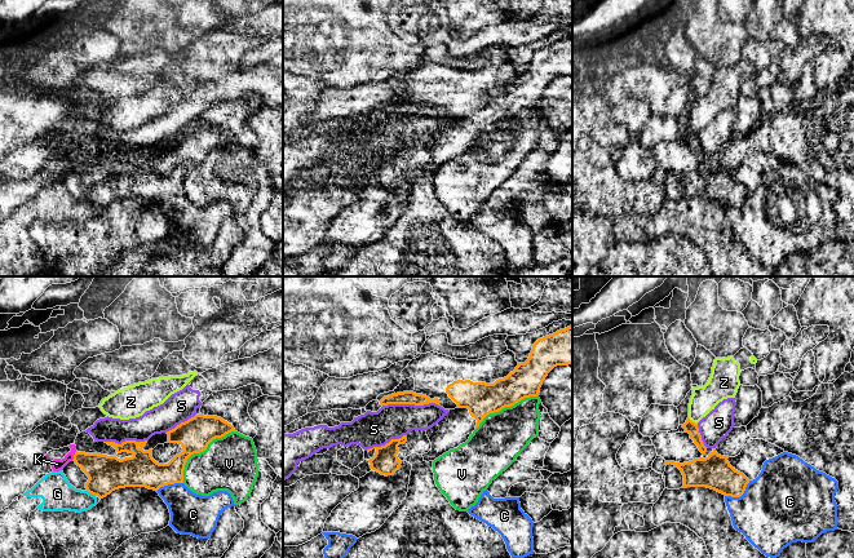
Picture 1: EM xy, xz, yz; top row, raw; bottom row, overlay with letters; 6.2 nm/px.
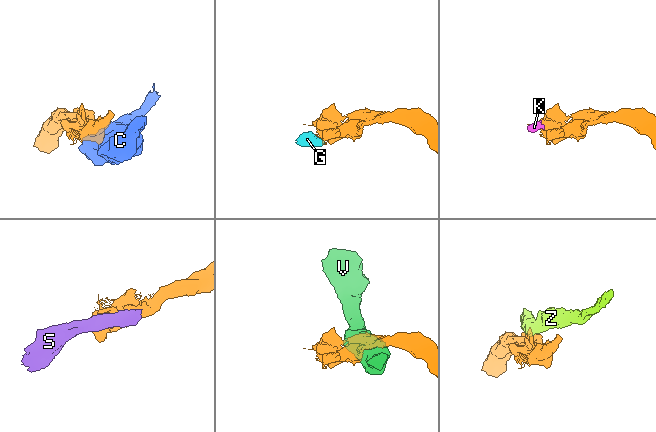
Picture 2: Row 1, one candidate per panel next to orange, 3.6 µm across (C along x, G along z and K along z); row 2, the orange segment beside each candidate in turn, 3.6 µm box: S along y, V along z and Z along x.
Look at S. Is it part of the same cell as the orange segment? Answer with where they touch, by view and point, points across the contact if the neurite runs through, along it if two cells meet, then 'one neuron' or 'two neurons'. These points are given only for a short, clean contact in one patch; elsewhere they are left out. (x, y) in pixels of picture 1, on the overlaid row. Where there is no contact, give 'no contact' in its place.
meets orange in xz at (410, 403); two neurons

